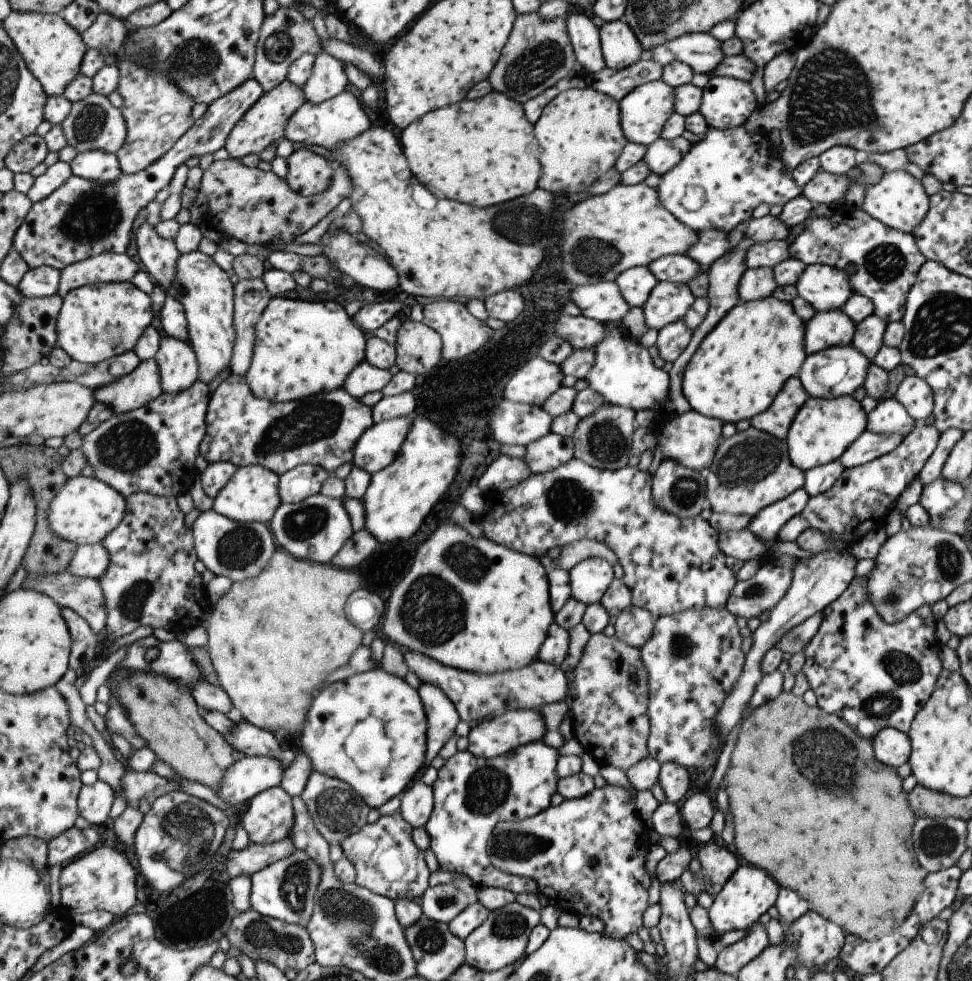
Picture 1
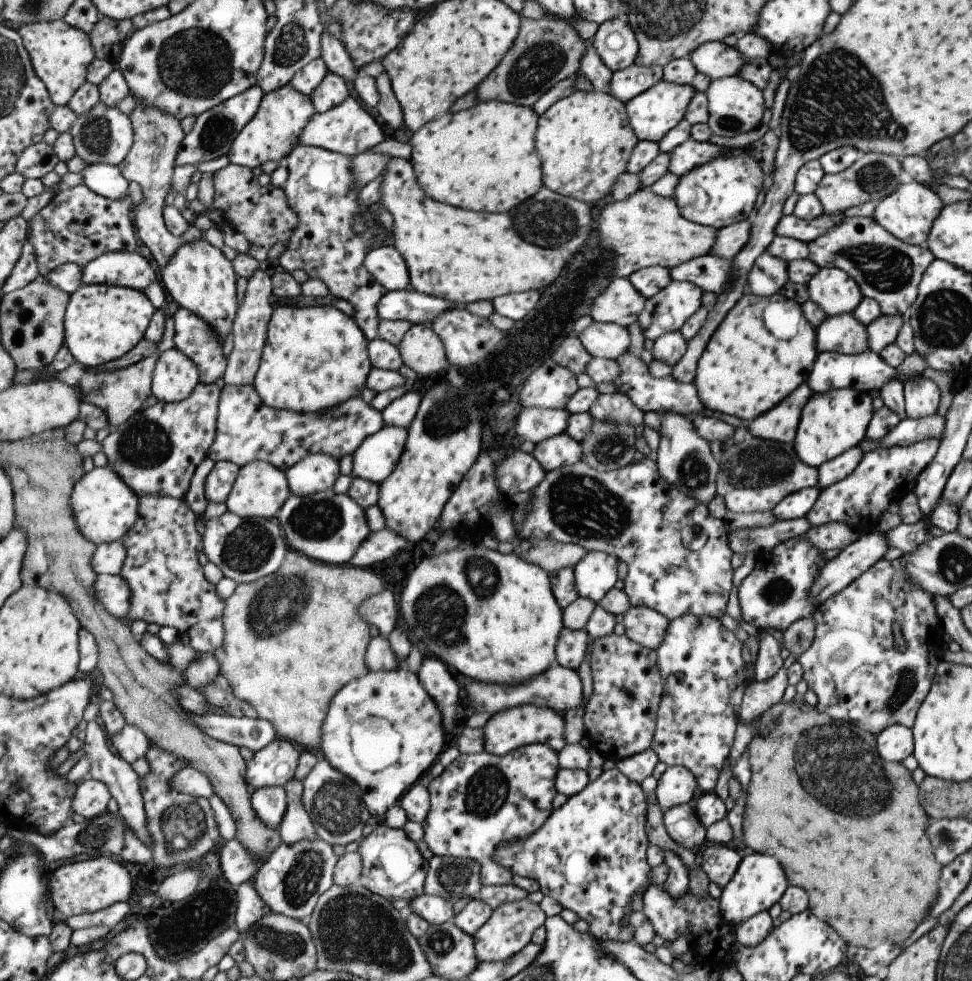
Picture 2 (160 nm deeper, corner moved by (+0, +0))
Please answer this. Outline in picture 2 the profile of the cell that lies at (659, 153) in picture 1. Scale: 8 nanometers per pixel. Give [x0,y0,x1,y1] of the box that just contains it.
[667,138,723,177]

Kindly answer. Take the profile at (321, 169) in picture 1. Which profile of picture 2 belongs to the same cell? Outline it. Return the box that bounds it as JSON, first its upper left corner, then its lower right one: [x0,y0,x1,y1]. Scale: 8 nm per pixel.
[275,144,387,341]

